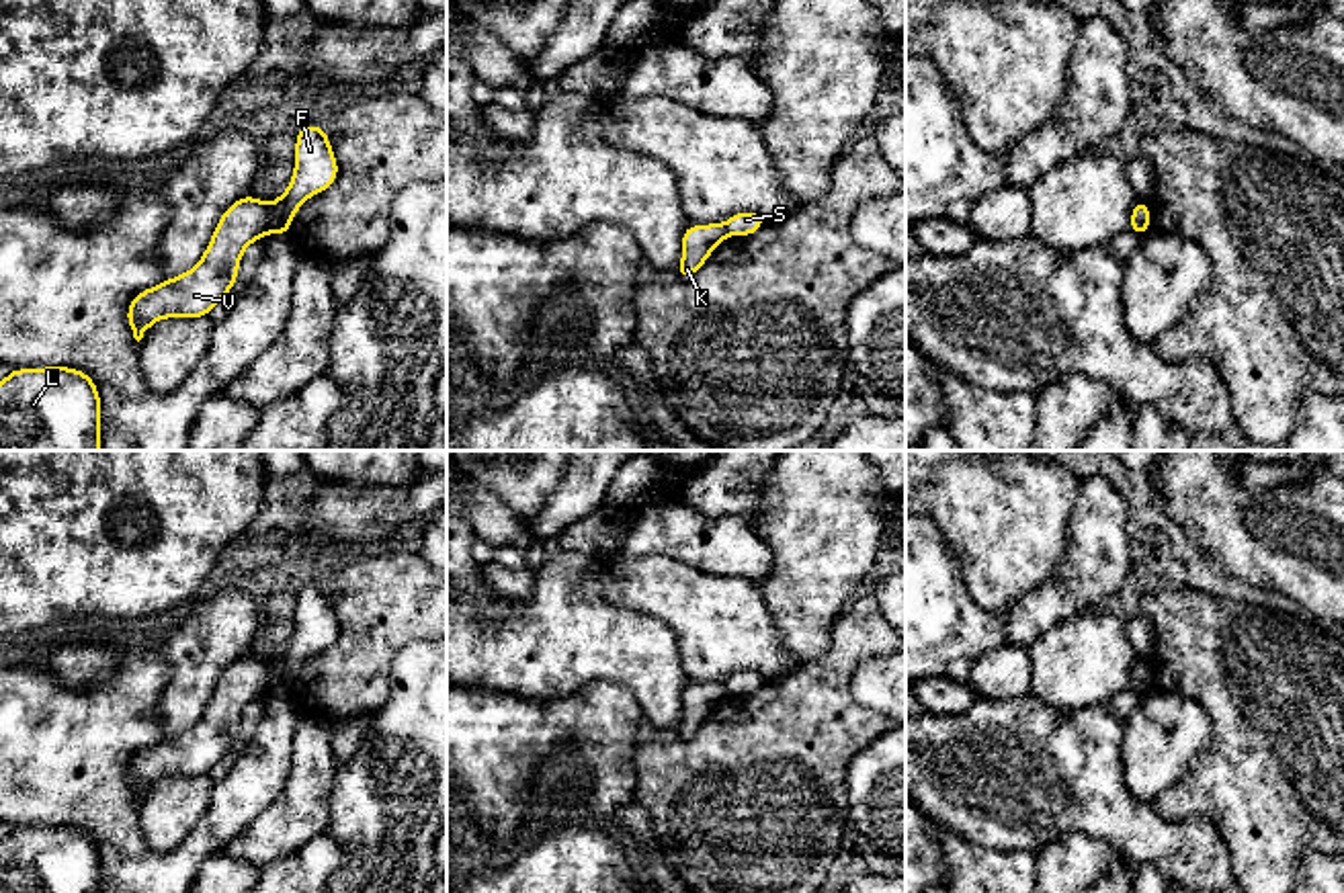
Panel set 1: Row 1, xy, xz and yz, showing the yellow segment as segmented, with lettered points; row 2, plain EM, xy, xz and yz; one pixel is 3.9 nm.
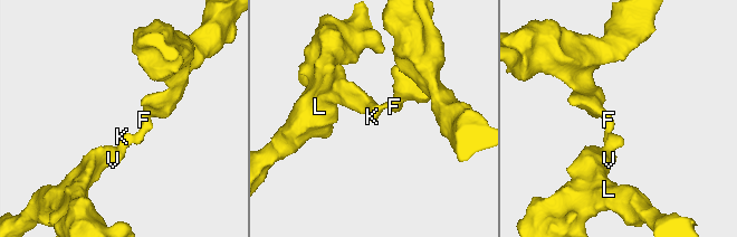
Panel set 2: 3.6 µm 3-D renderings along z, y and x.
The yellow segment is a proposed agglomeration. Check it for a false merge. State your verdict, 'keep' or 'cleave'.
cleave

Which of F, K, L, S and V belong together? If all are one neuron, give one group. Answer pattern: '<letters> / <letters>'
F S / K L V

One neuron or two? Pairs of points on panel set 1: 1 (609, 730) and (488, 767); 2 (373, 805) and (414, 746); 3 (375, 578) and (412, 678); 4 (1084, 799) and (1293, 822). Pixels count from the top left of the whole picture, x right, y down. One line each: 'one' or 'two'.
1: one
2: one
3: two
4: two

